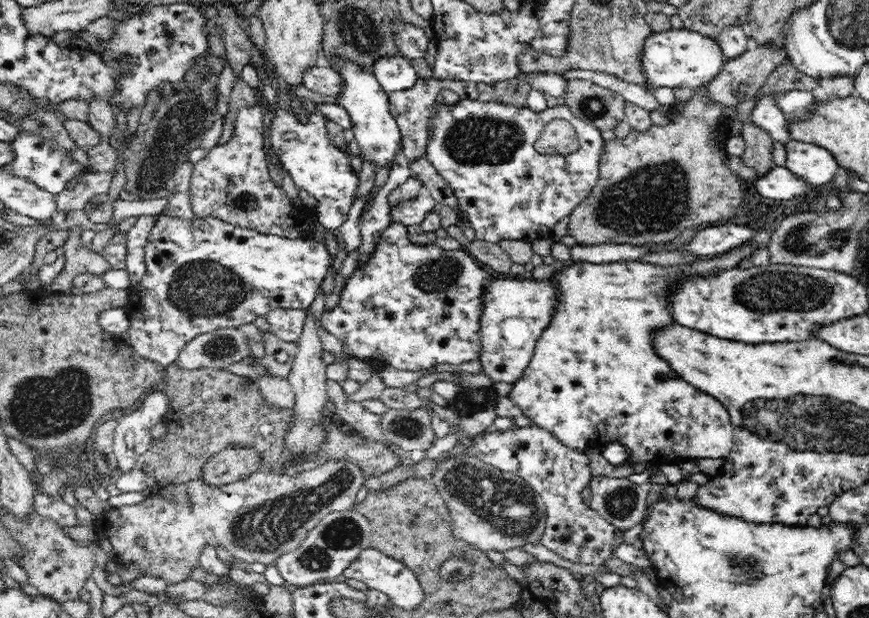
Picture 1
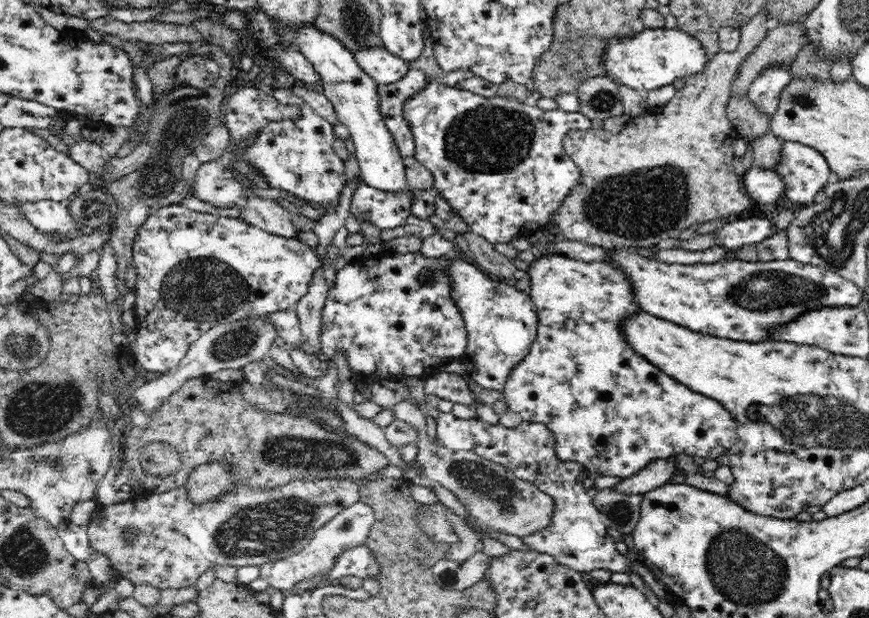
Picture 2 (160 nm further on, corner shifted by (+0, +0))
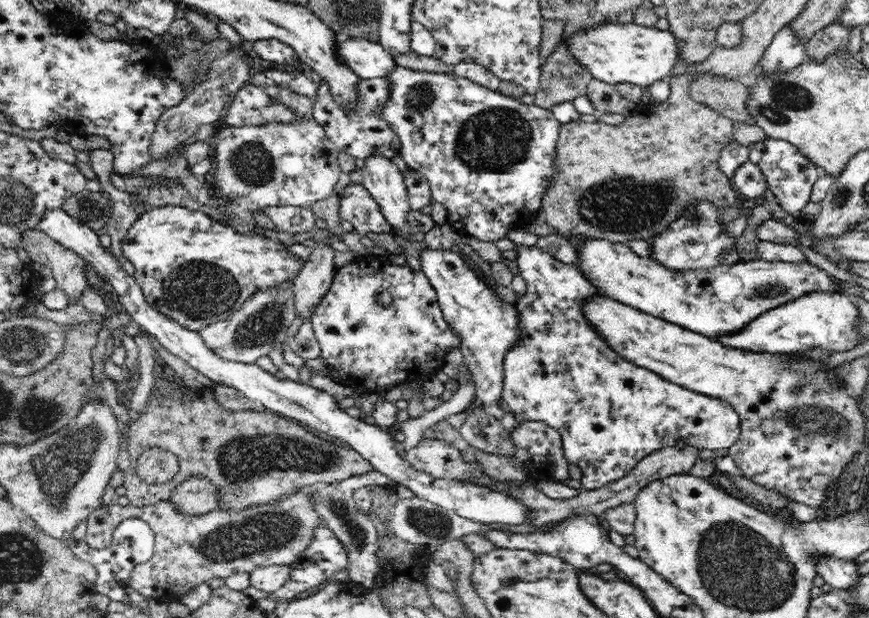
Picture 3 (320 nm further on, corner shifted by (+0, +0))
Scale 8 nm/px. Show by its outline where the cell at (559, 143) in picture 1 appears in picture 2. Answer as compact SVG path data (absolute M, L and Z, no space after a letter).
M762 10L739 29L741 38L734 52L719 51L701 75L684 80L684 86L668 104L632 118L621 132L592 127L588 131L572 129L565 134L563 149L583 170L582 182L566 196L552 218L566 239L612 250L656 247L660 240L678 239L682 230L692 224L727 218L729 214L738 214L753 205L733 166L735 156L731 142L739 135L726 115L726 108L731 96L730 86L737 78L741 63L768 35L766 22L768 18Z

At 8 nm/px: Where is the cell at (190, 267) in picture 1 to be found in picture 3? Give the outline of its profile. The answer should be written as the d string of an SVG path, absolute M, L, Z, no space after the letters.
M166 205L156 207L138 215L120 243L123 255L134 266L133 277L143 289L146 302L171 322L188 331L200 331L223 320L229 320L242 303L254 294L277 288L284 290L296 281L304 261L288 251L284 243L275 242L262 233L242 233L222 221L214 221L205 212L188 210L183 206Z

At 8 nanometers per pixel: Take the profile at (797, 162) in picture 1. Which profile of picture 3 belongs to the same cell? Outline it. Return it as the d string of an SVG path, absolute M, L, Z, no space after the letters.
M763 138L748 147L749 162L756 164L766 178L767 186L772 190L781 207L795 218L811 201L814 183L817 183L822 172L814 162L801 153L796 146L786 140Z

